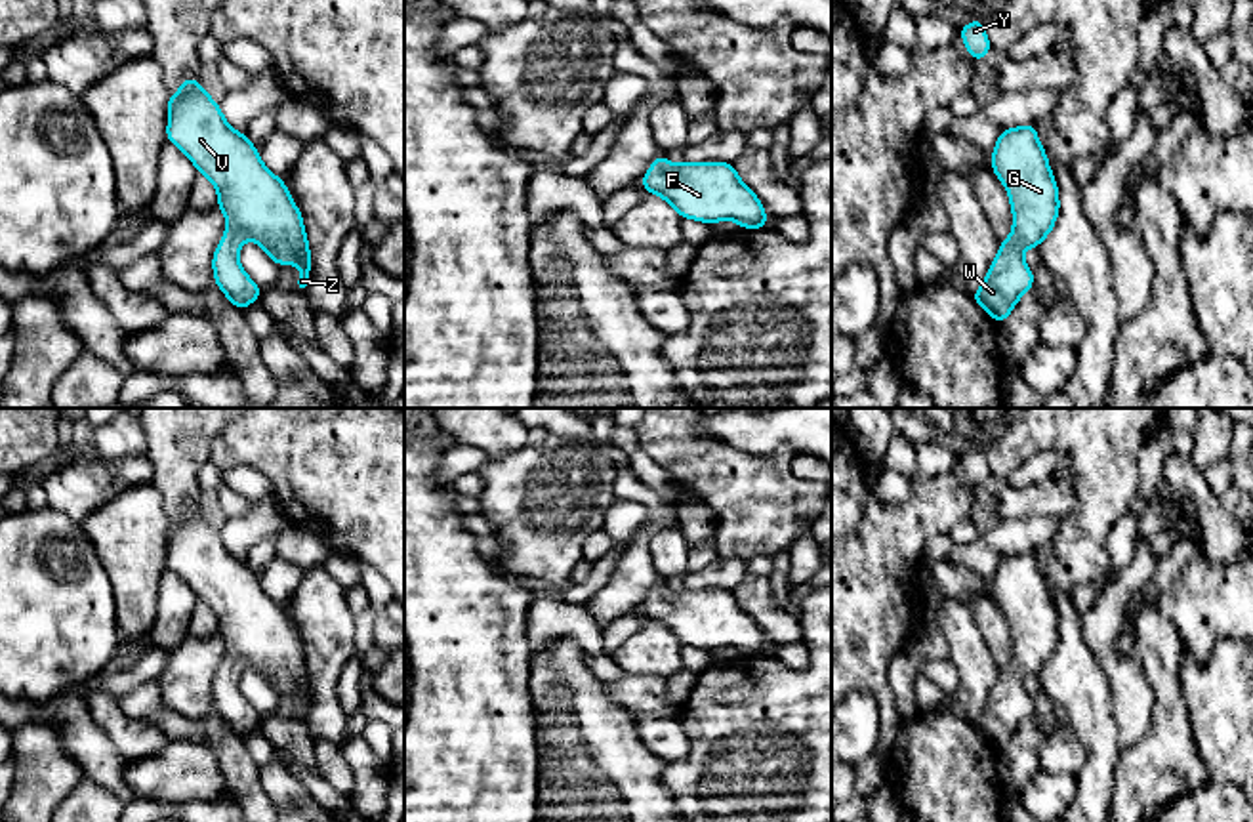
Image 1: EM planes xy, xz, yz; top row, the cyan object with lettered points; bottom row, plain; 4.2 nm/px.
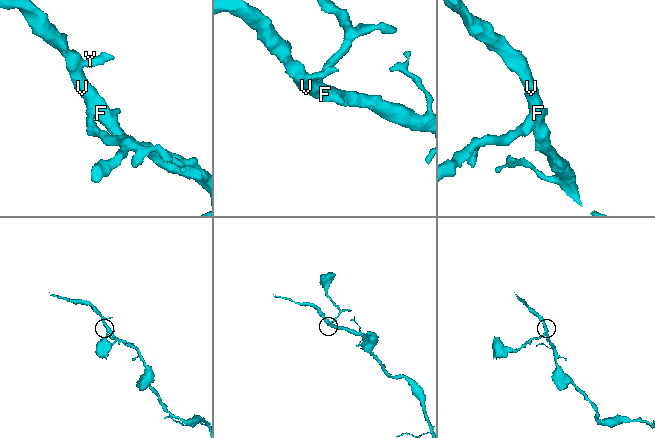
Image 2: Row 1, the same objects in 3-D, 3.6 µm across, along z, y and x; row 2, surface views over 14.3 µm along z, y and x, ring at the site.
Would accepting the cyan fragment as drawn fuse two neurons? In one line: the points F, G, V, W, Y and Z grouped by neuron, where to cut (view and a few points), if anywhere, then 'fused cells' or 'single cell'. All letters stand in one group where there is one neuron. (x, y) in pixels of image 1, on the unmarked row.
groups F G V W Y Z; cut none; single cell

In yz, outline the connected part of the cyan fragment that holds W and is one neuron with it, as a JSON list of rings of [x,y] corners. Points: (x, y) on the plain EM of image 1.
[[[1036,551],[999,559],[992,599],[1009,620],[1013,660],[1001,668],[984,709],[971,725],[999,751],[1034,715],[1034,698],[1022,681],[1026,675],[1037,675],[1053,658],[1060,627]]]

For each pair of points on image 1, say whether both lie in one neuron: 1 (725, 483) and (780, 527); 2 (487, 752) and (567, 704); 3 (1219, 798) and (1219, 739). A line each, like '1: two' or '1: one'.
1: one
2: two
3: two

